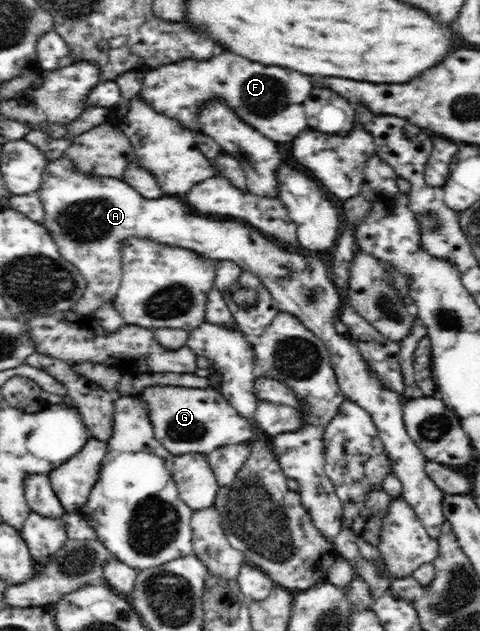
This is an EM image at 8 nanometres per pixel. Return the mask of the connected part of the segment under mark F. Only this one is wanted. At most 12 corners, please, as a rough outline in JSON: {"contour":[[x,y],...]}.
{"contour":[[227,52],[143,73],[156,112],[199,132],[218,96],[278,144],[308,127],[309,76]]}

